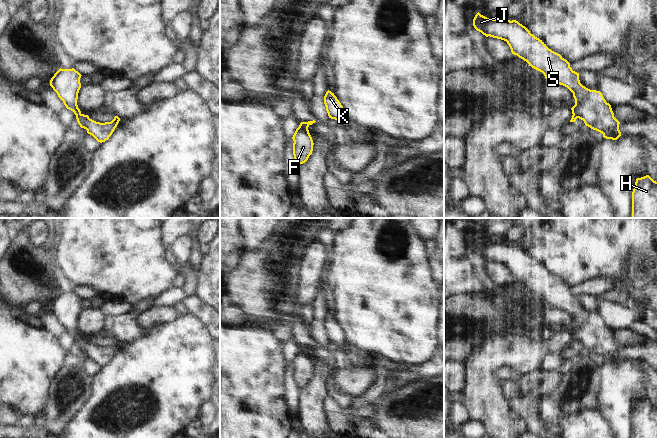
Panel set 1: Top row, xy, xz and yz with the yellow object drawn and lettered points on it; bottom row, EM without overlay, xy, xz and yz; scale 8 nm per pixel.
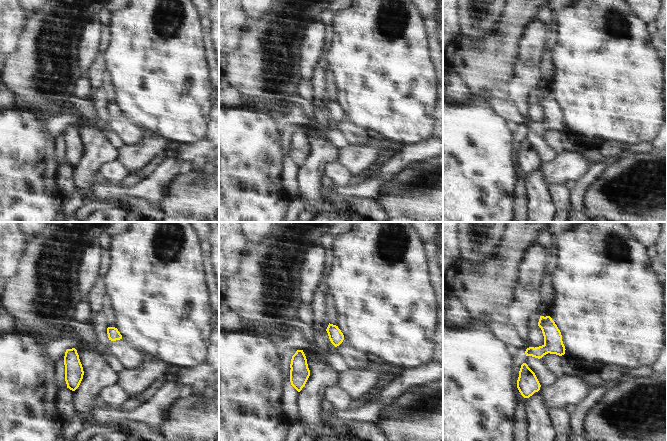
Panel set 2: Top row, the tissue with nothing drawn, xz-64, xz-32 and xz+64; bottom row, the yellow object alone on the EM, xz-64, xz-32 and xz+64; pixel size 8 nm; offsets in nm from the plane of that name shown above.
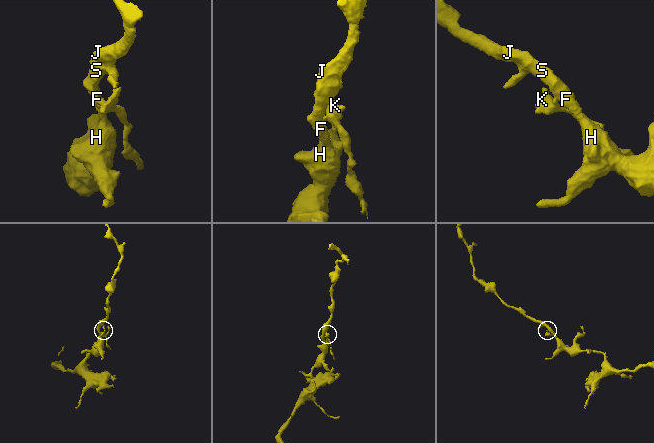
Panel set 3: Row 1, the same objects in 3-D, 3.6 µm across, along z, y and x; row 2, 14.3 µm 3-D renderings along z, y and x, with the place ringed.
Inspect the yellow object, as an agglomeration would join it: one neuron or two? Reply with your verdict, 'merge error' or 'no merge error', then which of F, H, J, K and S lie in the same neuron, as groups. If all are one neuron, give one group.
merge error; F H J S / K

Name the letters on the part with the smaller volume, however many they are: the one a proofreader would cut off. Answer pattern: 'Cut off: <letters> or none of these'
Cut off: K

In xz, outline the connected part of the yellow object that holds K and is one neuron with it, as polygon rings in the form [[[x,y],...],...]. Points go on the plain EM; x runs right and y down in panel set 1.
[[[327,315],[324,320],[324,328],[326,330],[326,335],[328,337],[329,342],[335,343],[338,348],[344,344],[344,335],[343,330],[337,323],[337,321],[331,315]]]

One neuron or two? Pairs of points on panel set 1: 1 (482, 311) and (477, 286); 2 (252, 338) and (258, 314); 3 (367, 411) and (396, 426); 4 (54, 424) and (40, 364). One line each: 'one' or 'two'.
1: two
2: two
3: two
4: two

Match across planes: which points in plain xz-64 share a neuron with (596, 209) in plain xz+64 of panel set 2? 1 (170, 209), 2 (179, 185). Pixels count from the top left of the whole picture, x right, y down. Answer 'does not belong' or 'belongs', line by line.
1: belongs
2: belongs

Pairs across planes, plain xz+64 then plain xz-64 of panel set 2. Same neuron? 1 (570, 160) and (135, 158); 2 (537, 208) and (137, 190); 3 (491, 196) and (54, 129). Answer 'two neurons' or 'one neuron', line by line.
1: one neuron
2: two neurons
3: two neurons

